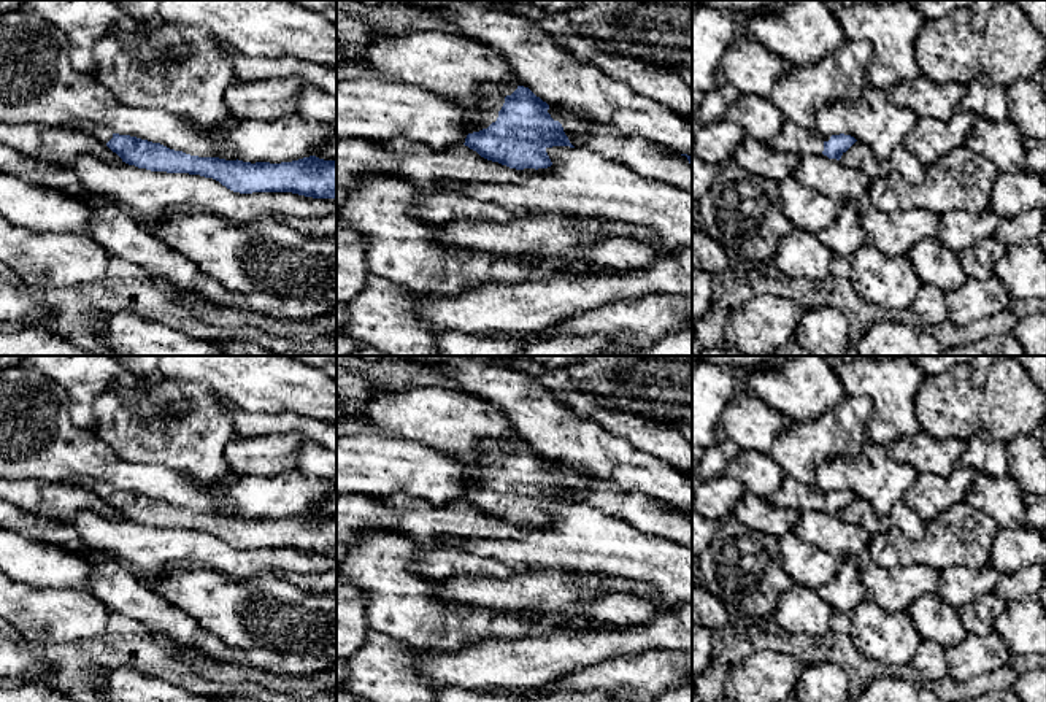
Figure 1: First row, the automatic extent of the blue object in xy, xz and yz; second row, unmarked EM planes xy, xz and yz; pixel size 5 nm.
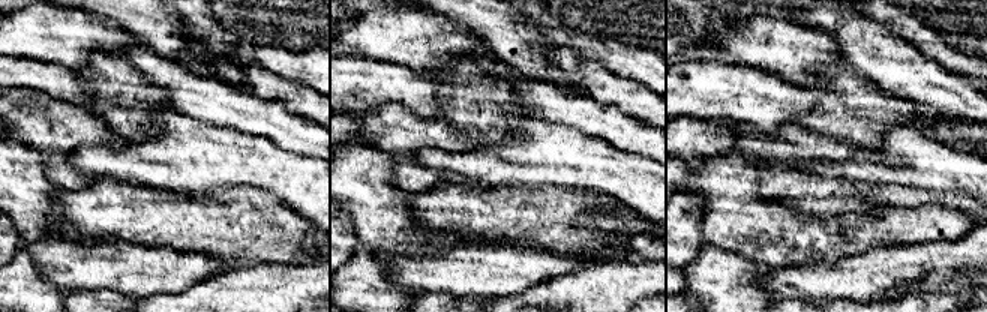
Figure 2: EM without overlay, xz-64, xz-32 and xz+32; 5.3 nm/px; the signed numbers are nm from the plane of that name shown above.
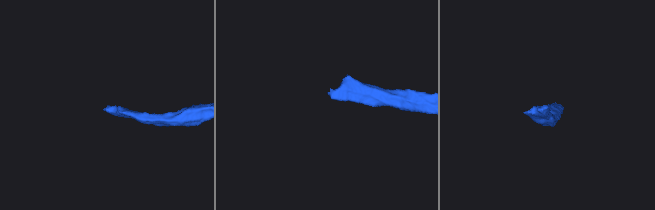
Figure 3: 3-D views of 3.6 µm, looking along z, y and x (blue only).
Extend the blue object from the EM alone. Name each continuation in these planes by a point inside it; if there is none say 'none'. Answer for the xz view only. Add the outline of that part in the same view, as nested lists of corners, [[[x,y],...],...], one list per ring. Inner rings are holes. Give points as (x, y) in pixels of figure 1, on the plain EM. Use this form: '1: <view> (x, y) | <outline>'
1: xz (494, 453) | [[[483,442],[479,445],[479,451],[486,454],[486,462],[475,462],[471,469],[481,472],[489,480],[495,478],[498,473],[498,467],[505,459],[503,449],[495,442]]]

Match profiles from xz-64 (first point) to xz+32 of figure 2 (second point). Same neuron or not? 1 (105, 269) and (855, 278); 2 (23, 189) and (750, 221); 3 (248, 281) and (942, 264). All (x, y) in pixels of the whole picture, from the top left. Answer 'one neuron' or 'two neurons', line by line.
1: one neuron
2: one neuron
3: two neurons

